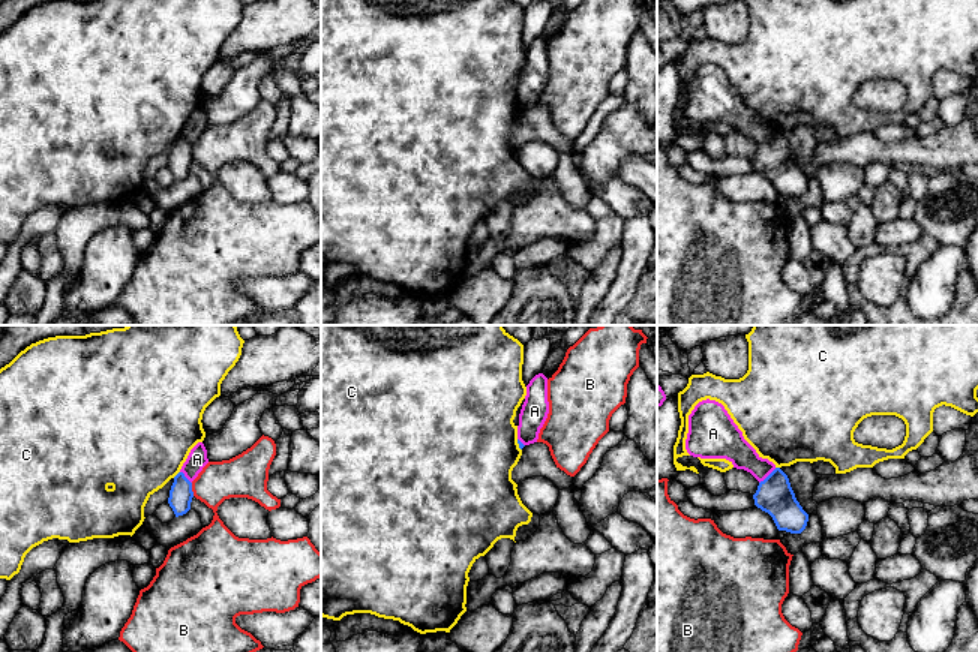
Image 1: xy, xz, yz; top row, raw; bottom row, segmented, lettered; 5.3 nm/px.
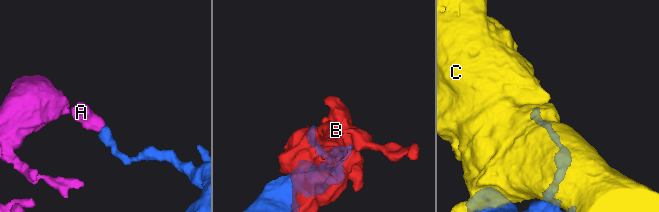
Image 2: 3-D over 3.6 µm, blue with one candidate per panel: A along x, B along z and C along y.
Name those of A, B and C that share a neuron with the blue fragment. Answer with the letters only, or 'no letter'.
no letter

